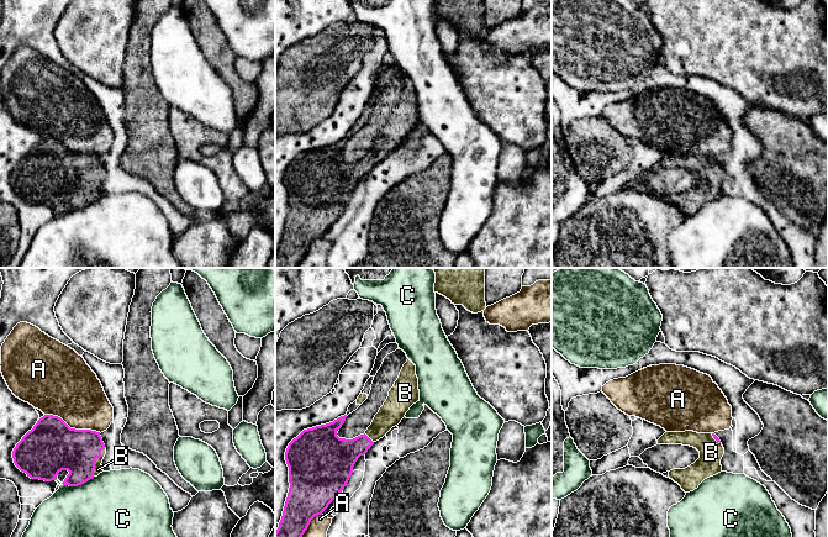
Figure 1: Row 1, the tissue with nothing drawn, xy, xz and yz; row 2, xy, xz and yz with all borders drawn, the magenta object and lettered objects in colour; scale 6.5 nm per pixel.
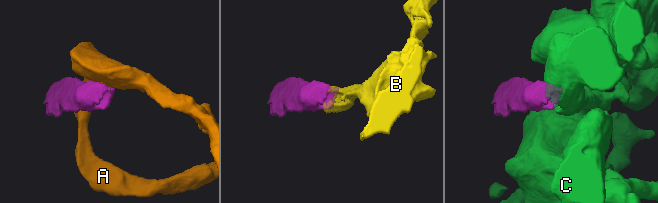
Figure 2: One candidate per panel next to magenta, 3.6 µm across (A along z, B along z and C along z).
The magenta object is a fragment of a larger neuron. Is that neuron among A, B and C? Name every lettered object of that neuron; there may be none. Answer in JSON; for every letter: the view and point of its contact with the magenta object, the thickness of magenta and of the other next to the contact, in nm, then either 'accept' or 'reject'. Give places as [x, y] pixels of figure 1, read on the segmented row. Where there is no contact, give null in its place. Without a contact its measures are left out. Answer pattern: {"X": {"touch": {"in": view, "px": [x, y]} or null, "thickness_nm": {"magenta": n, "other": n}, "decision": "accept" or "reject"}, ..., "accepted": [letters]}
{"A": {"touch": {"in": "xy", "px": [73, 428]}, "thickness_nm": {"magenta": 340, "other": 380}, "decision": "reject"}, "B": {"touch": {"in": "xy", "px": [95, 462]}, "thickness_nm": {"magenta": 280, "other": 50}, "decision": "accept"}, "C": {"touch": {"in": "xy", "px": [78, 484]}, "thickness_nm": {"magenta": 280, "other": 420}, "decision": "reject"}, "accepted": ["B"]}

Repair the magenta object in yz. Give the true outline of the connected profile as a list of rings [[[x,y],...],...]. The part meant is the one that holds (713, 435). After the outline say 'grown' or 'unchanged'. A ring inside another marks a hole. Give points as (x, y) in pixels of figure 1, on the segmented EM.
[[[665,432],[658,439],[658,444],[690,446],[700,452],[700,458],[690,467],[669,472],[669,478],[677,483],[685,493],[693,491],[705,479],[722,472],[721,459],[724,448],[714,433]]]; grown

